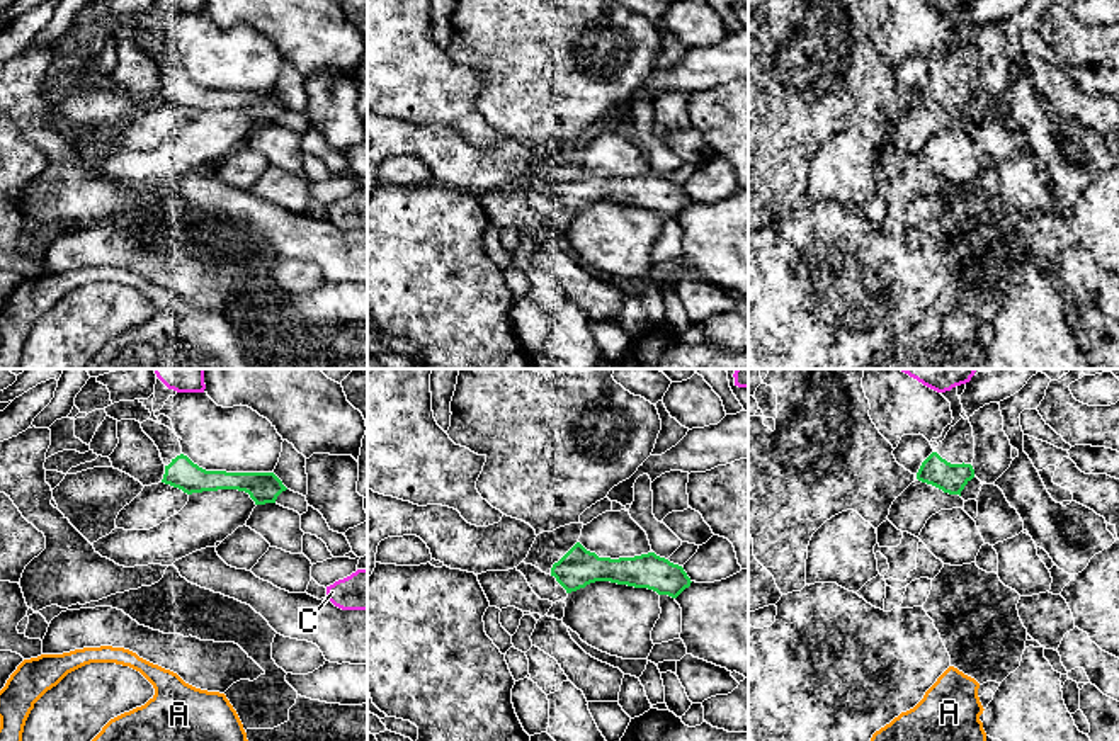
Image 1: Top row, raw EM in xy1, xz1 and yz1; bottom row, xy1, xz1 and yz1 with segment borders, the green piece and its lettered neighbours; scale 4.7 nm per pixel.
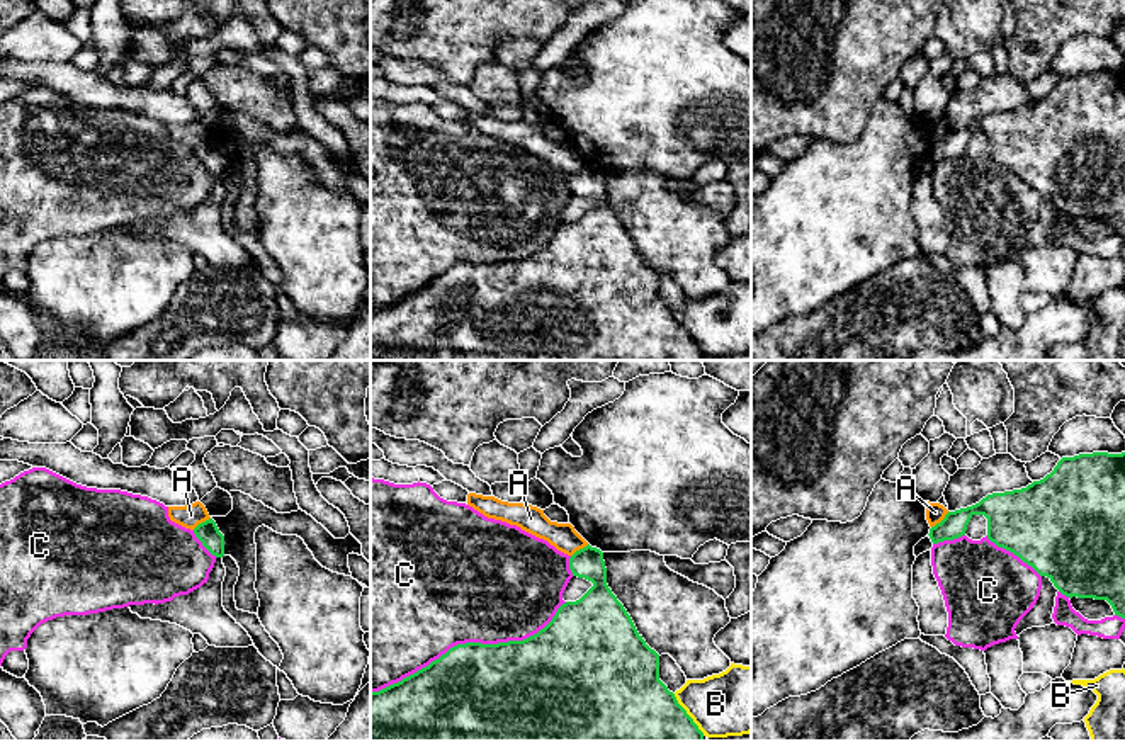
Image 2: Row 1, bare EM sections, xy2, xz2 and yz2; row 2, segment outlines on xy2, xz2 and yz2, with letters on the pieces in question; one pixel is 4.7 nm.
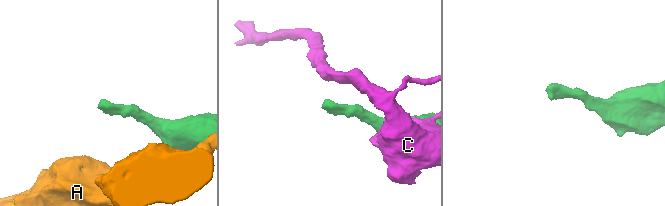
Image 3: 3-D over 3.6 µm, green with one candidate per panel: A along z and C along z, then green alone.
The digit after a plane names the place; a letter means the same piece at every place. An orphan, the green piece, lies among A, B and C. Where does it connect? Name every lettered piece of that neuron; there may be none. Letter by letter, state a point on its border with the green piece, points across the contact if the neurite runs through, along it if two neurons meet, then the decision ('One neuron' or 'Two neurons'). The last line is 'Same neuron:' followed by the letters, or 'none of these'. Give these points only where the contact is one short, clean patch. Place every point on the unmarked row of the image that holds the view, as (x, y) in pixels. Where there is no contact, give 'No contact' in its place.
A: Touches green at yz2 (942, 140). Boundary: yz2 (949, 131), (932, 147). Two neurons
B: Touches green at xz2 (687, 333). Two neurons
C: Touches green at xz2 (469, 262). Two neurons
Same neuron: none of these

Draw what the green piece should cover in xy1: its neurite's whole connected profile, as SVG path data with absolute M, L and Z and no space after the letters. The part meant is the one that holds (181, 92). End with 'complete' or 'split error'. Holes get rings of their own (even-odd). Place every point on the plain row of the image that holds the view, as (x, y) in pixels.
M146 39L141 48L162 73L165 83L162 102L187 114L238 109L248 112L255 124L265 124L275 122L277 116L287 109L274 92L206 90L182 73L179 56L168 46Z; split error

